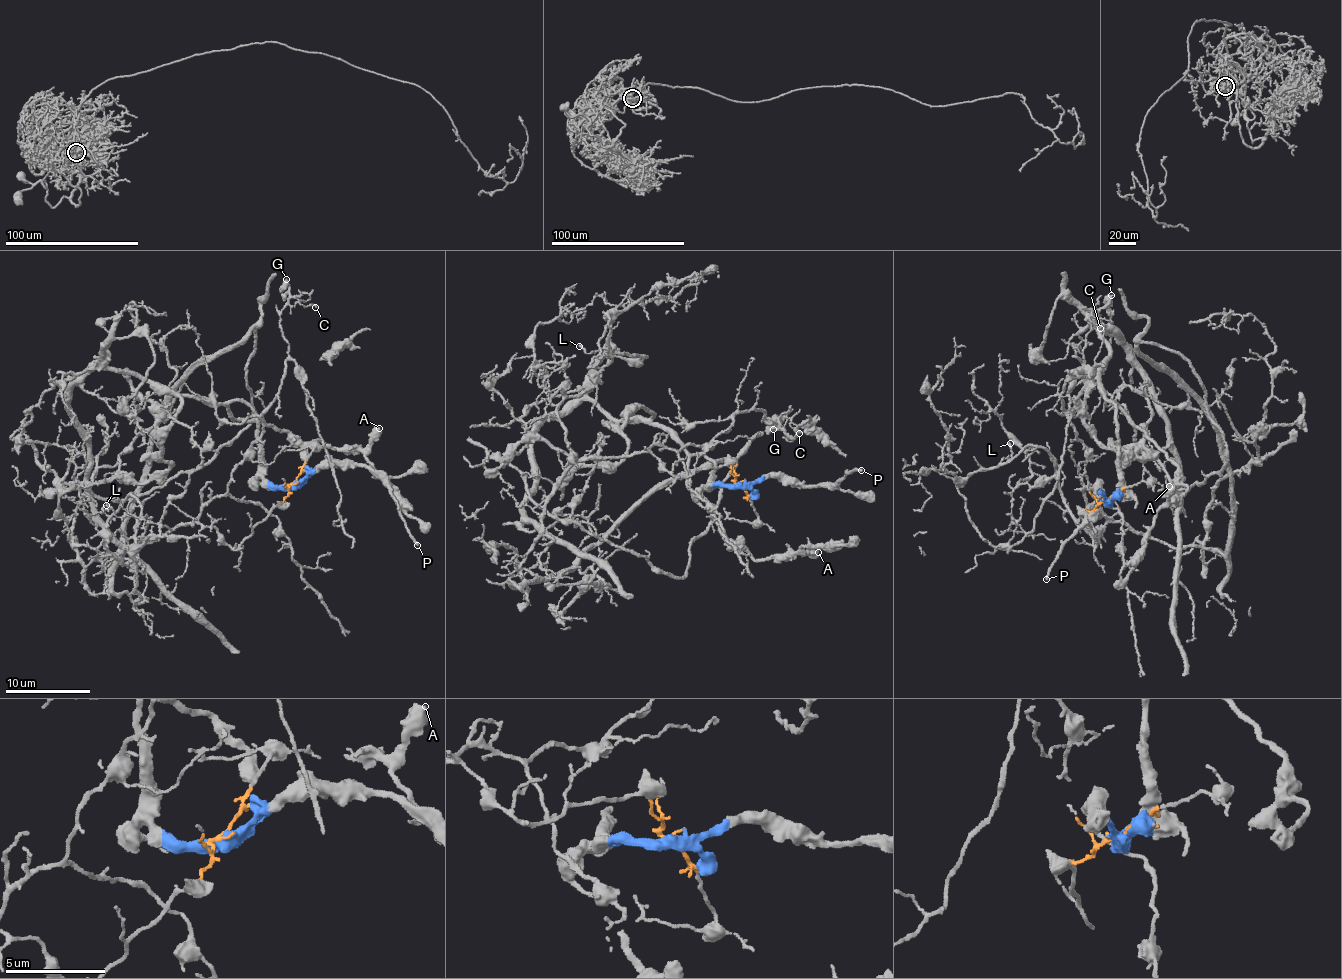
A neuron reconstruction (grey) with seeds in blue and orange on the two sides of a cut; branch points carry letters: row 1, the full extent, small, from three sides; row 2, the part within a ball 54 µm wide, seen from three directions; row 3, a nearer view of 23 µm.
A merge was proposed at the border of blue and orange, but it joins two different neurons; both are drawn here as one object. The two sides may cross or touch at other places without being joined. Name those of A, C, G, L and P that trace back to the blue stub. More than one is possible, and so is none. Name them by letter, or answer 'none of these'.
A, P

